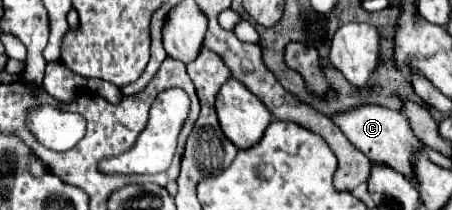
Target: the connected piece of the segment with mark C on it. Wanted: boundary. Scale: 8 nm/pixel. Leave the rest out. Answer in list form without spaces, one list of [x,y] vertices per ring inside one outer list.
[[[357,105],[343,113],[335,113],[333,121],[347,135],[347,139],[359,151],[363,151],[373,163],[385,163],[403,175],[413,175],[411,161],[413,161],[413,153],[419,151],[421,143],[419,143],[419,139],[415,139],[413,131],[401,111],[391,111],[381,105]]]

